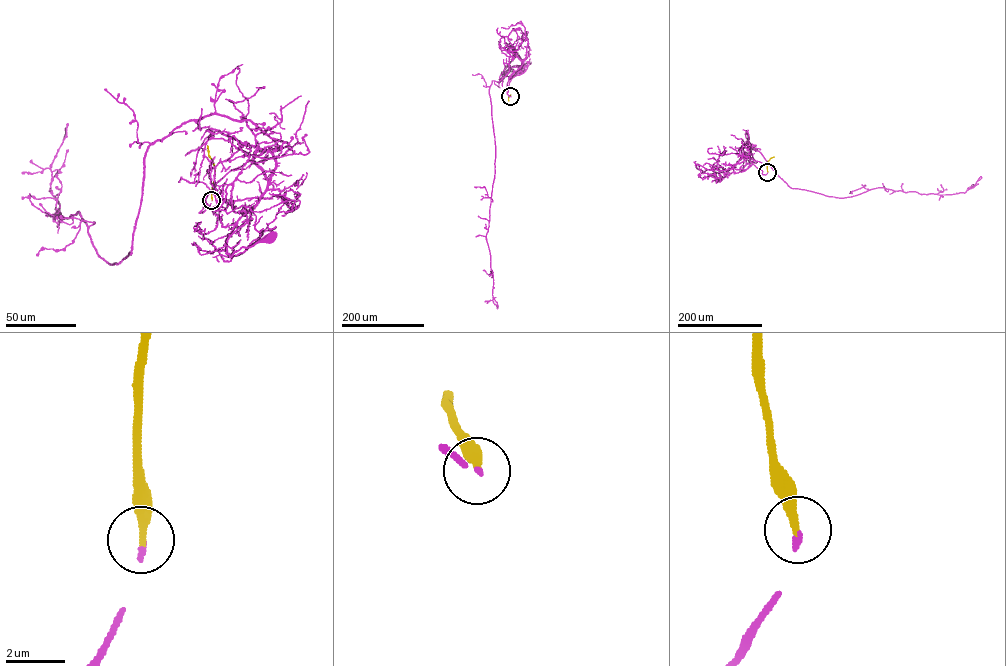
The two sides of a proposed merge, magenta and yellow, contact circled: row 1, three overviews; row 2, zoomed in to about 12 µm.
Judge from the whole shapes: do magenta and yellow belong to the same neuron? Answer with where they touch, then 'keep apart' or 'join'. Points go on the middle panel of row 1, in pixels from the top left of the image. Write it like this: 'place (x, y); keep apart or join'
place (510, 96); join

